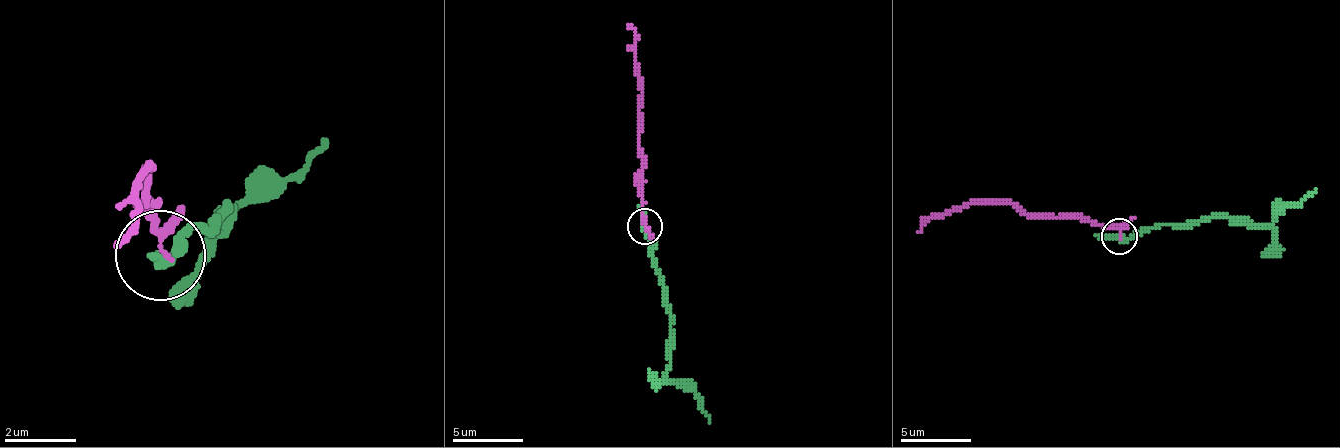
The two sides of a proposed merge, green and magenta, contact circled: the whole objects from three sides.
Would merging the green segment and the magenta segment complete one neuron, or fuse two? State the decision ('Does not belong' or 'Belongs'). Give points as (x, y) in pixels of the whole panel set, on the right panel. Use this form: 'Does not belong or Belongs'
Does not belong

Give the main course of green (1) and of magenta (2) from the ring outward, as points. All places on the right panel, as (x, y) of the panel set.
1: (1120, 235), (1134, 239), (1163, 224), (1195, 224), (1209, 217), (1269, 224), (1287, 207), (1316, 189)
2: (1120, 235), (1117, 228), (1077, 217), (1021, 214), (1010, 203), (971, 203), (935, 214), (917, 232)

